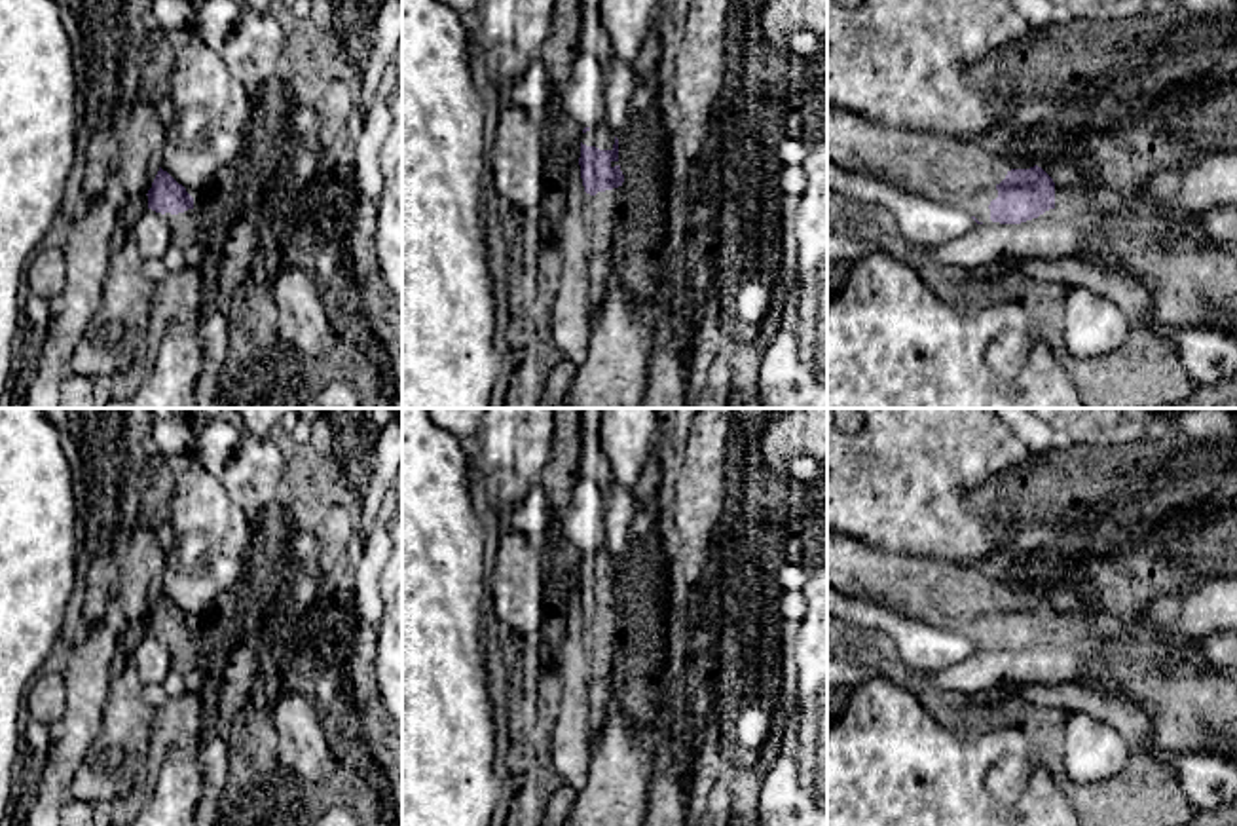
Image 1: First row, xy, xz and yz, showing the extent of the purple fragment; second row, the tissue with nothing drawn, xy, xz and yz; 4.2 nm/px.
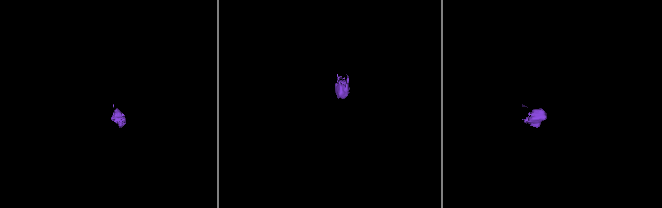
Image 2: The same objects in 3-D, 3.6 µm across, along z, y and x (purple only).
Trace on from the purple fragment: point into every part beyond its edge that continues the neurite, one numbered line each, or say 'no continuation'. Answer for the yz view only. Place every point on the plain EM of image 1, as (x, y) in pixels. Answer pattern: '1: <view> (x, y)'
1: yz (943, 595)
2: yz (1070, 623)

